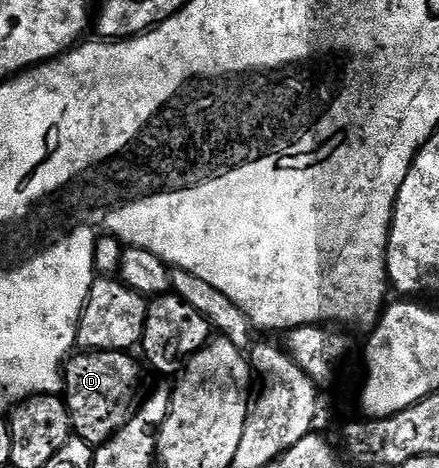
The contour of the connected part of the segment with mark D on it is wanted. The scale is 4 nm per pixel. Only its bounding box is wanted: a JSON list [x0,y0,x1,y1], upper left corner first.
[64,351,142,448]

